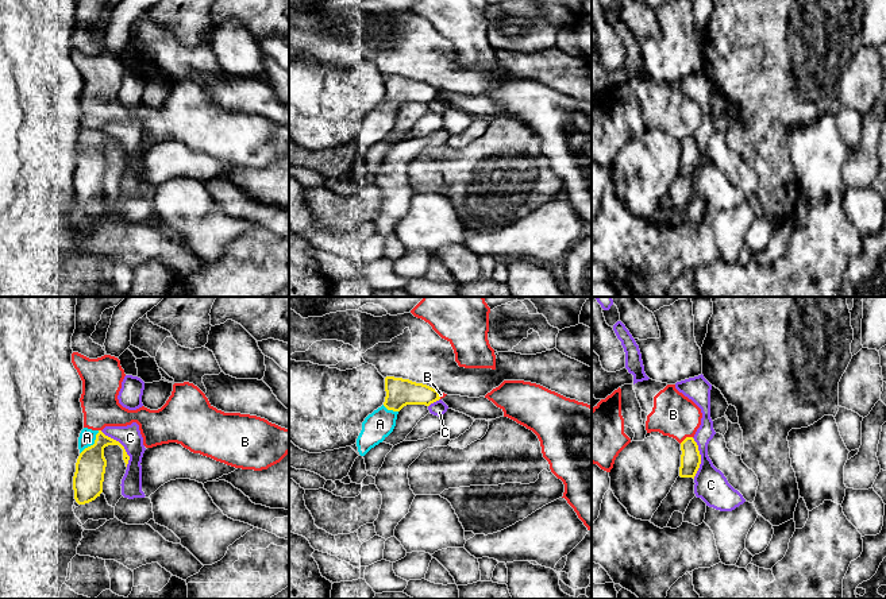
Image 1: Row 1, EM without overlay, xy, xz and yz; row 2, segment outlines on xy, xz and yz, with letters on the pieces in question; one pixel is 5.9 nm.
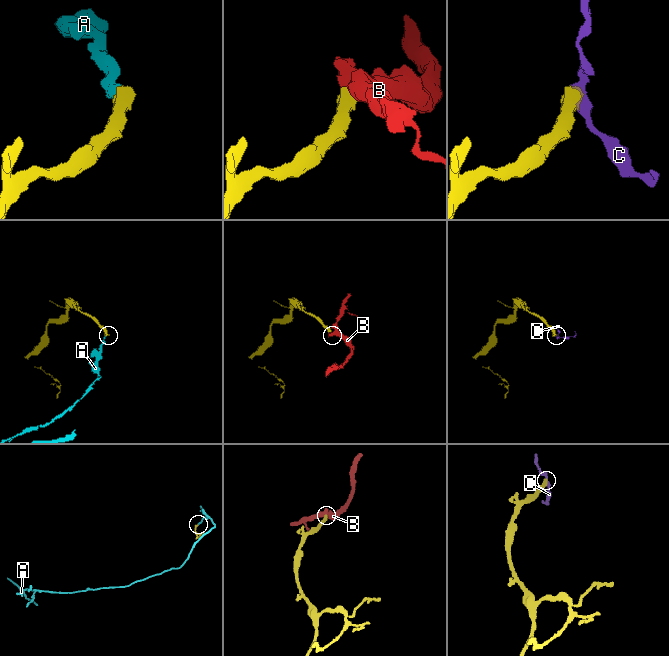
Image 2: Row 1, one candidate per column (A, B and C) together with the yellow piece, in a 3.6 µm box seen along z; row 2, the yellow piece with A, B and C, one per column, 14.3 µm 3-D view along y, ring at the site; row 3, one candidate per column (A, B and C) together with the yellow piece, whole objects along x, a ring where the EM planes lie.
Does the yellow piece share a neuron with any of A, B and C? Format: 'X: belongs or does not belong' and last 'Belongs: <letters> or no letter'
A: belongs
B: does not belong
C: does not belong
Belongs: A

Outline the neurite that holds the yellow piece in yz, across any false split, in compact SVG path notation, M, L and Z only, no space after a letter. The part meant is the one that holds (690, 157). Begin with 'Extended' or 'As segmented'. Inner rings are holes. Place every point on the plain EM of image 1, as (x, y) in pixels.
As segmented. M686 135L681 140L681 148L682 152L681 152L679 174L694 177L701 162L701 152L698 148L698 143L693 135Z

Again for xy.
Extended. M88 125L81 128L78 135L80 154L73 174L74 197L78 202L92 200L103 190L107 165L104 146L108 143L119 143L123 147L123 158L127 165L130 154L119 139L105 134L101 128Z

